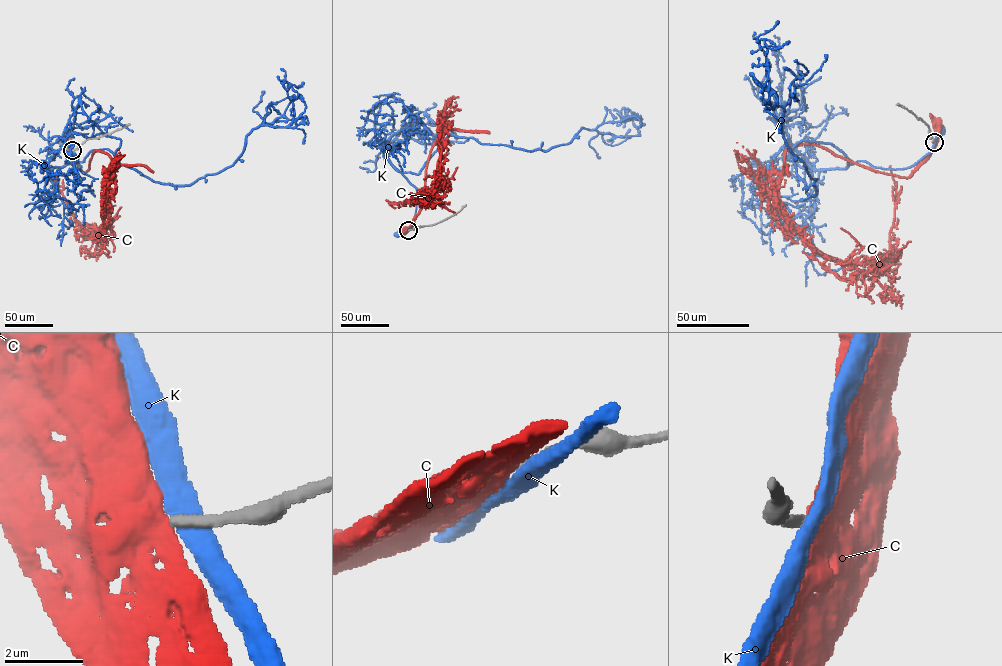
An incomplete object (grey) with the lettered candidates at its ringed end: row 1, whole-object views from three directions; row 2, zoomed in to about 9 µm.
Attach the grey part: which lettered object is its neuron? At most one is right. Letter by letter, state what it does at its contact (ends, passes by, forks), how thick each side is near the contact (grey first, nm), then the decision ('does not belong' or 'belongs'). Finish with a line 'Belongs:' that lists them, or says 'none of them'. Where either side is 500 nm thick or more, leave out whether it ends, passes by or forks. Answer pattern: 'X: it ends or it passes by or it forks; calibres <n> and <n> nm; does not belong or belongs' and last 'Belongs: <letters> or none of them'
C: calibres 240 and 600 nm; does not belong
K: it passes by; calibres 320 and 480 nm; does not belong
Belongs: none of them

